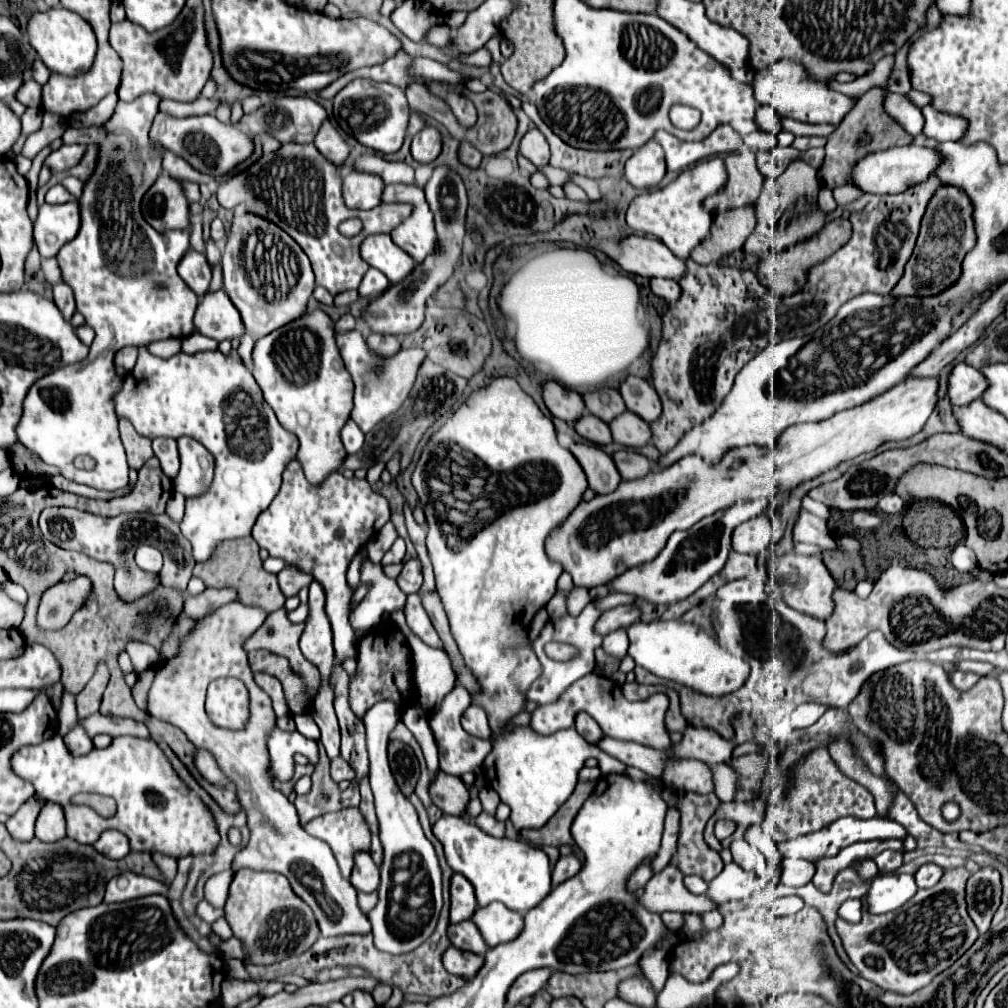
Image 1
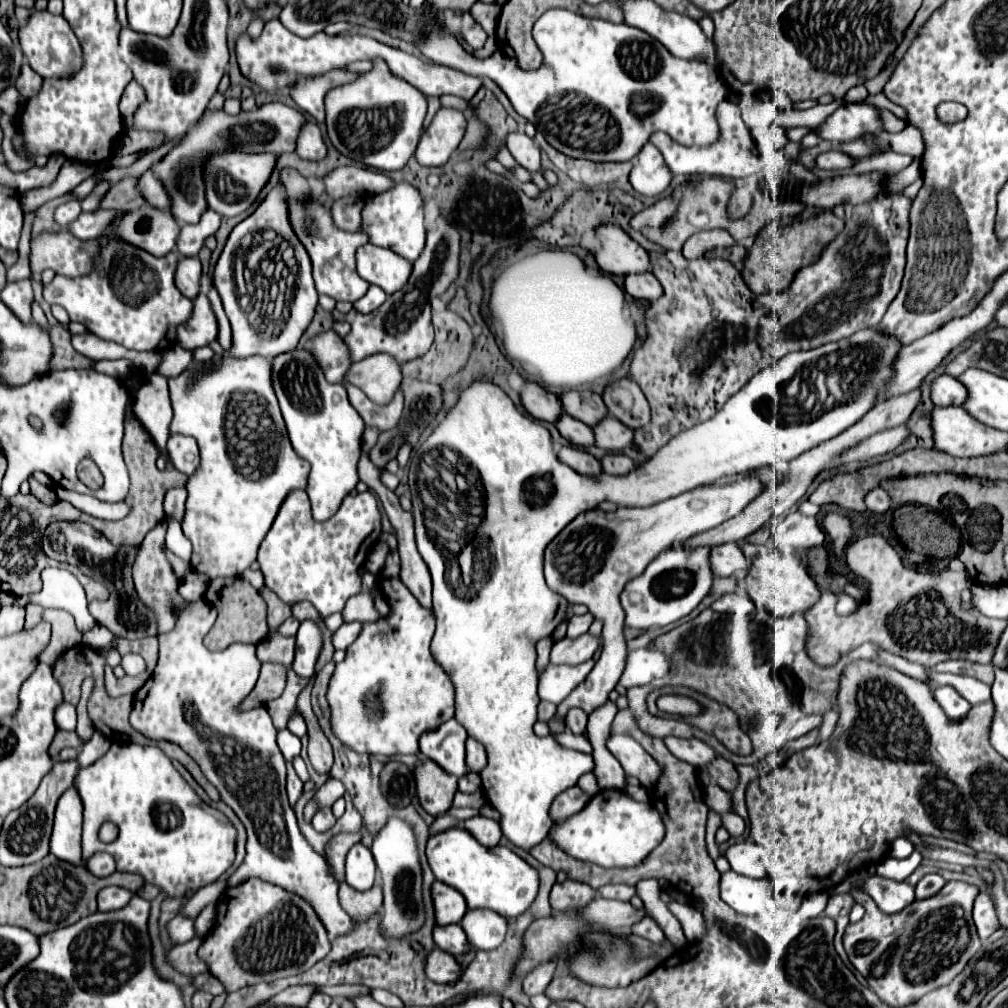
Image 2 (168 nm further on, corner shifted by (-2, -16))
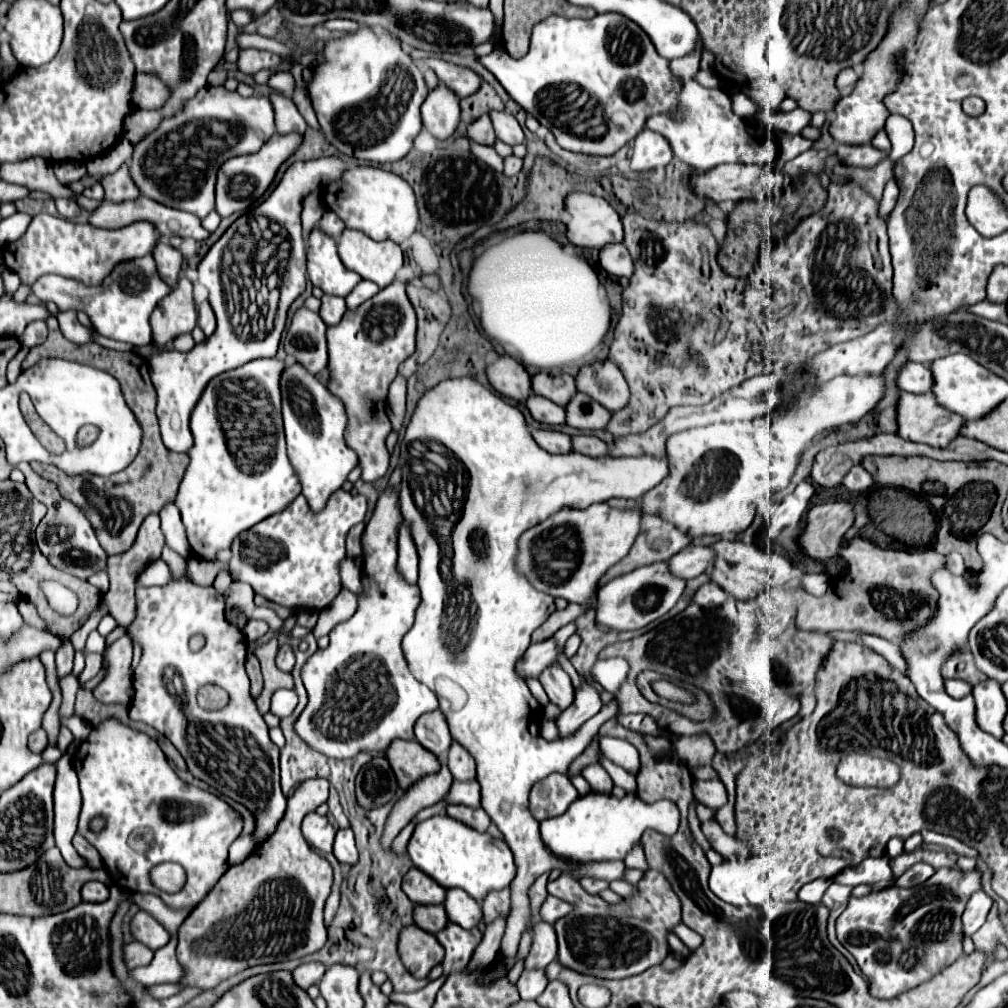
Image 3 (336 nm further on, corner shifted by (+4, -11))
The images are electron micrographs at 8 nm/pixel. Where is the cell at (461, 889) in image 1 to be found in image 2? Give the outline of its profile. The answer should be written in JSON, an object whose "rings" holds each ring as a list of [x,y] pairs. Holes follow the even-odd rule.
{"rings":[[[437,880],[433,882],[431,898],[433,898],[433,908],[435,908],[435,922],[439,926],[457,924],[467,912],[467,904],[463,896],[455,888],[443,882],[437,882]]]}

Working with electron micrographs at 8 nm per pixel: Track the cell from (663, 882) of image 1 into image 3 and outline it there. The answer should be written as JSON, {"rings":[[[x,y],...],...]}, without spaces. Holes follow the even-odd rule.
{"rings":[[[547,897],[545,899],[545,903],[541,905],[541,917],[543,917],[543,921],[545,923],[555,923],[557,919],[561,919],[561,917],[565,917],[565,915],[569,915],[573,911],[573,905],[571,903],[567,903],[567,901],[561,901],[561,899],[557,899],[557,897]]]}

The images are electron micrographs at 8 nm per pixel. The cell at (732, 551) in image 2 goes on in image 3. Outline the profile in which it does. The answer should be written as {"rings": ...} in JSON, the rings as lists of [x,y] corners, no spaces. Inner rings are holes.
{"rings":[[[689,545],[685,551],[679,551],[669,559],[669,569],[683,579],[693,579],[713,565],[715,551],[713,547],[703,547],[703,545]]]}

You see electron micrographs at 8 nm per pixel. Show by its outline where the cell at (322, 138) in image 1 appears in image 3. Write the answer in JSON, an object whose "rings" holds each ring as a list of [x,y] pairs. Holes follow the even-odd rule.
{"rings":[[[273,93],[269,95],[273,109],[275,109],[275,123],[277,123],[277,133],[279,135],[289,135],[289,133],[299,133],[303,135],[307,129],[305,119],[301,117],[301,113],[297,111],[295,103],[281,95],[281,93]]]}

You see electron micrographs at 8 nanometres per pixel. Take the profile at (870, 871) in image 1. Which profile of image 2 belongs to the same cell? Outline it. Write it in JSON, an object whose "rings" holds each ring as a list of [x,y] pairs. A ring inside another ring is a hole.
{"rings":[[[951,880],[935,896],[913,900],[901,912],[885,914],[865,892],[855,890],[853,898],[865,908],[865,916],[847,926],[843,936],[845,952],[885,1004],[907,1006],[925,996],[925,992],[949,984],[981,948],[971,918],[977,894],[977,886]]]}

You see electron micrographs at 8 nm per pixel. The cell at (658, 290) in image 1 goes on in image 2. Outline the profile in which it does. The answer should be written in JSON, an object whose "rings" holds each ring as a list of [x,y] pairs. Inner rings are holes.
{"rings":[[[641,272],[641,274],[635,274],[635,276],[627,274],[623,280],[625,280],[625,292],[631,294],[633,298],[655,300],[663,292],[659,280],[655,280],[655,276],[651,272]]]}

